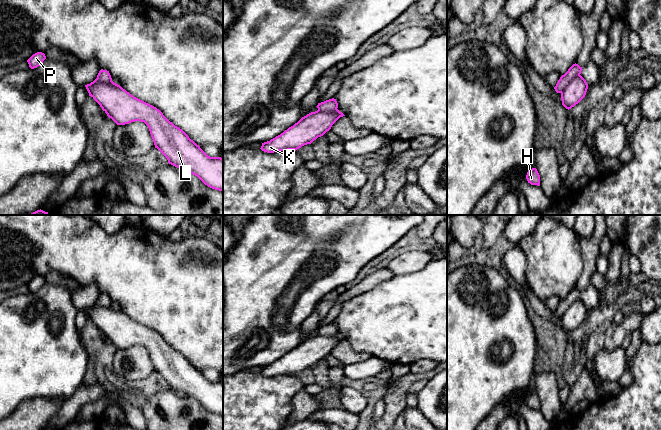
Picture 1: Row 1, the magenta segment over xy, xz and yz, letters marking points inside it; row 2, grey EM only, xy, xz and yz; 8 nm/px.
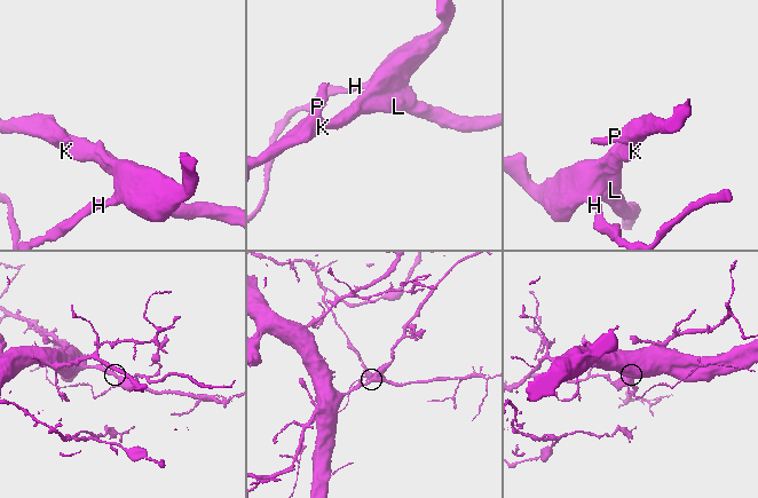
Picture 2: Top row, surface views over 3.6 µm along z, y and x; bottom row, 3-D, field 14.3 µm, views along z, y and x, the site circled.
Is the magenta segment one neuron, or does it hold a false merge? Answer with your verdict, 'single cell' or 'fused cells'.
fused cells

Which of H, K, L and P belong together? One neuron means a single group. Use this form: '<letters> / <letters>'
H / K L P

